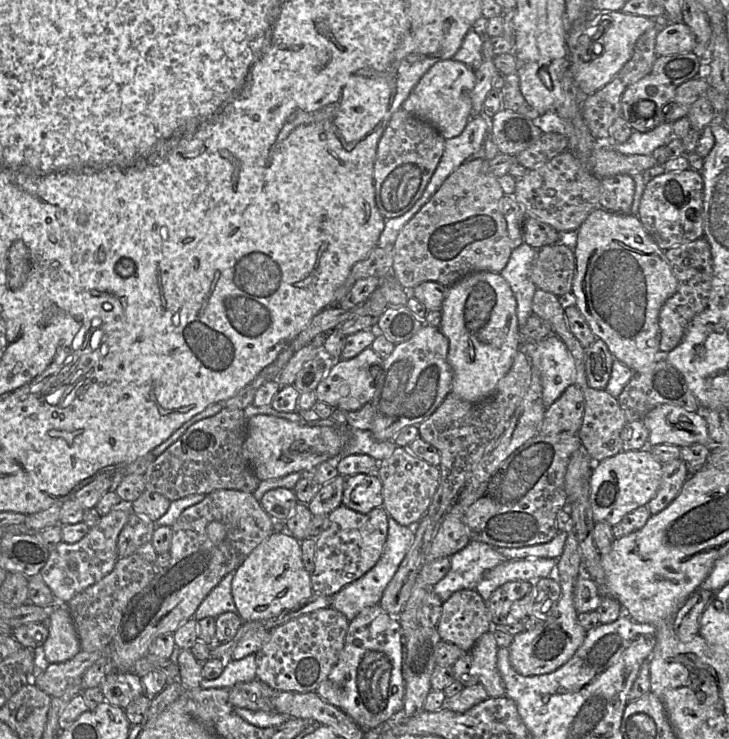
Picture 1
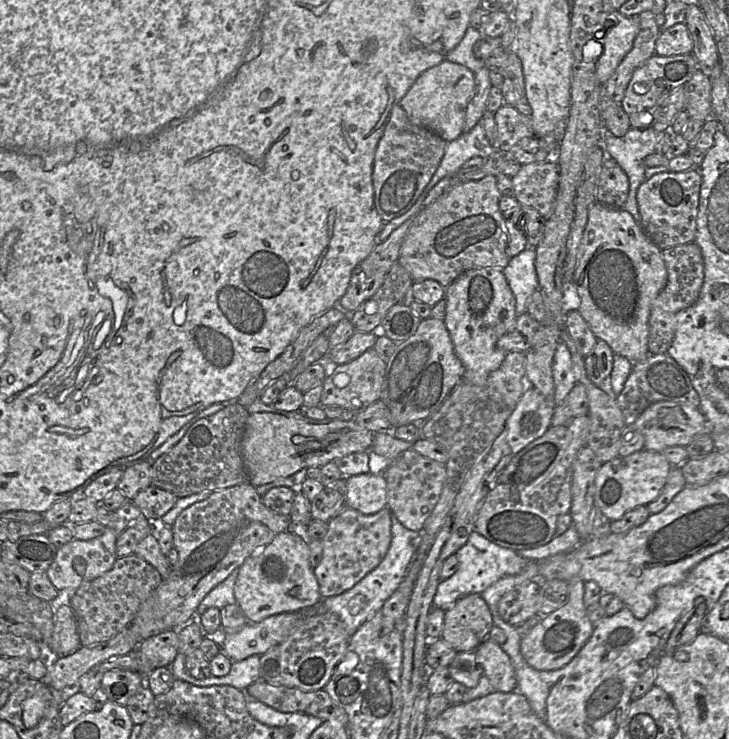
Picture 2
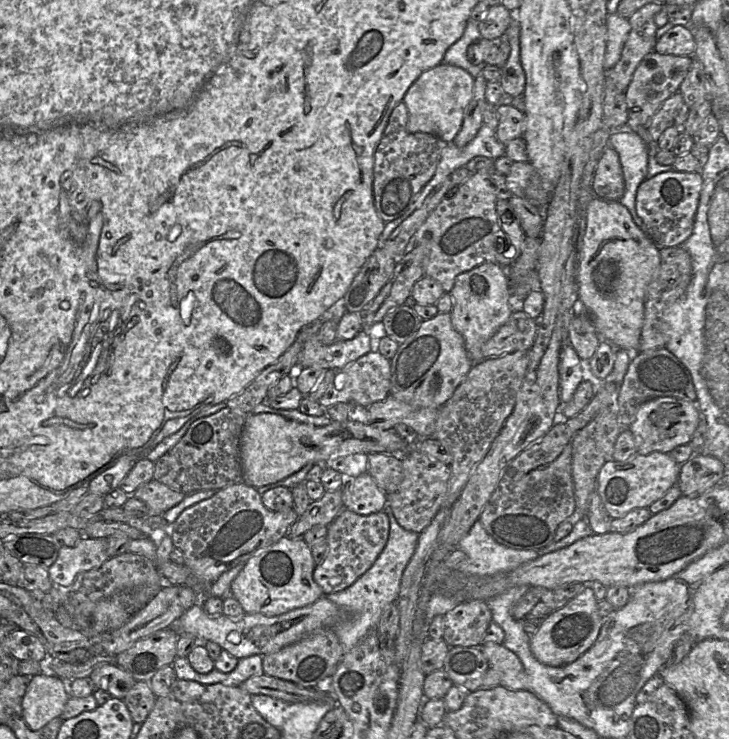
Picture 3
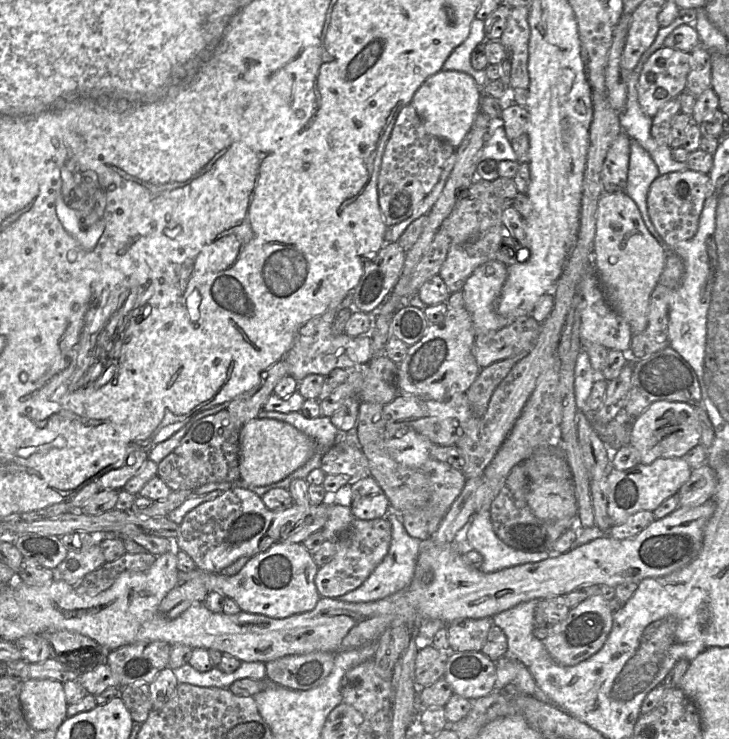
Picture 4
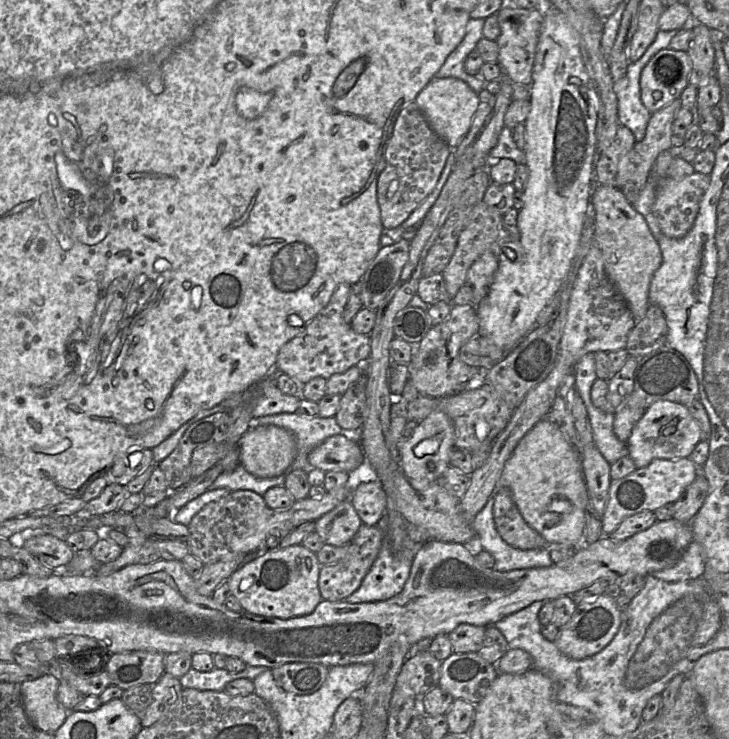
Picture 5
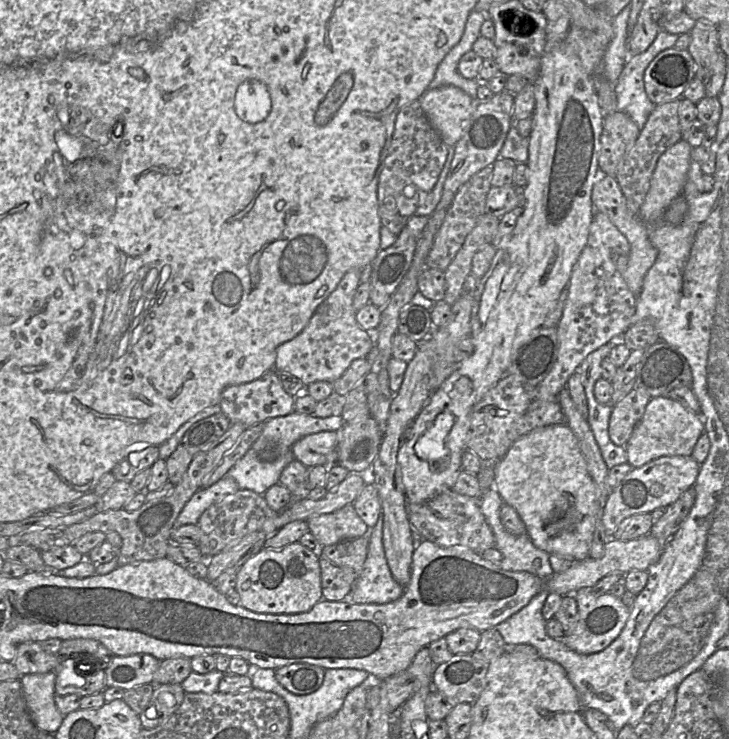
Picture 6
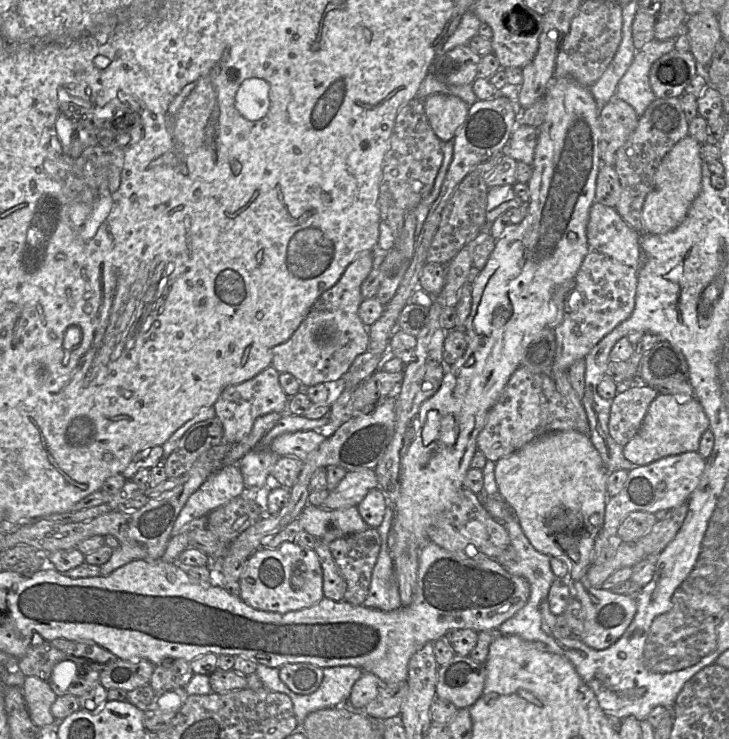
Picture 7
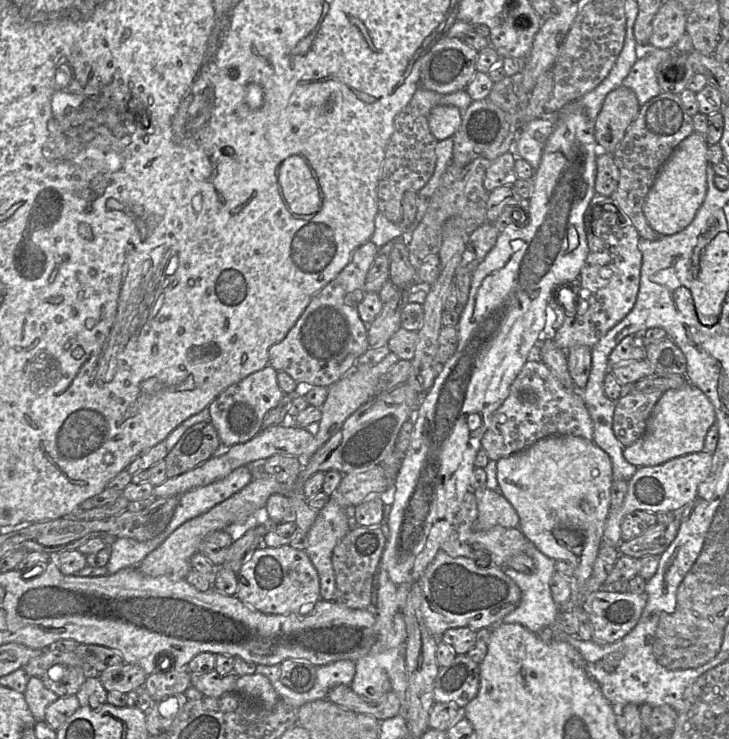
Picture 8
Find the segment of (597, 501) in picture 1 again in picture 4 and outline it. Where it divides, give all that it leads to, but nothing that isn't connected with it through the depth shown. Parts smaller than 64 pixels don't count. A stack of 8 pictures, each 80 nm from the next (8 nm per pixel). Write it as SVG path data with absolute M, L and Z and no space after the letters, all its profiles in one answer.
M658 458L651 464L636 463L633 467L626 470L614 470L609 465L607 471L607 513L612 525L623 523L629 516L641 510L653 512L666 499L676 495L682 485L688 481L692 468L683 458Z

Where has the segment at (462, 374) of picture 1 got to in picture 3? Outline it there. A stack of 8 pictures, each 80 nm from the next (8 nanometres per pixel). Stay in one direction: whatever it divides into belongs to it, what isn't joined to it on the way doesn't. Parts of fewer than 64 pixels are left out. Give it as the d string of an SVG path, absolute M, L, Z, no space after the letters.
M484 263L458 275L449 292L453 300L450 312L454 329L463 337L466 351L474 364L485 360L482 346L503 326L514 311L514 297L507 269L496 263Z

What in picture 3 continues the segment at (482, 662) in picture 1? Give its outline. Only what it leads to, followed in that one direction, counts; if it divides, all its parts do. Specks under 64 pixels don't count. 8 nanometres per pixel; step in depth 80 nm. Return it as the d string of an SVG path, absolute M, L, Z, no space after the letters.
M484 642L481 650L490 668L501 674L500 686L510 690L529 690L529 679L518 656L503 644Z

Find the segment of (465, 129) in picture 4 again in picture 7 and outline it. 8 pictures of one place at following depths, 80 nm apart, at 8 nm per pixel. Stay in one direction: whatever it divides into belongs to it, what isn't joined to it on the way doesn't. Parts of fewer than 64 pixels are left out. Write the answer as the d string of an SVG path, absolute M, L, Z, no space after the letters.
M432 94L423 101L428 122L443 142L453 140L466 119L469 106L460 98L447 94Z

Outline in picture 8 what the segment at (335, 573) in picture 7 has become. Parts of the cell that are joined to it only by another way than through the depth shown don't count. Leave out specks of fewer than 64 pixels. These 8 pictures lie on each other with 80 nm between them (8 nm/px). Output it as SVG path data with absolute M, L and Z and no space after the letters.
M330 497L326 505L318 510L315 521L307 532L308 546L305 552L317 570L322 600L334 601L336 585L332 552L350 530L346 509Z

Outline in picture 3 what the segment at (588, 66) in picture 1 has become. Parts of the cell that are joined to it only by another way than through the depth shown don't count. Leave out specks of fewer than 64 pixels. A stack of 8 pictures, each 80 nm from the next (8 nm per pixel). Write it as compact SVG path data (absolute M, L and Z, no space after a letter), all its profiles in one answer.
M618 13L607 15L607 46L604 58L604 69L612 69L621 58L622 50L631 30L627 18Z

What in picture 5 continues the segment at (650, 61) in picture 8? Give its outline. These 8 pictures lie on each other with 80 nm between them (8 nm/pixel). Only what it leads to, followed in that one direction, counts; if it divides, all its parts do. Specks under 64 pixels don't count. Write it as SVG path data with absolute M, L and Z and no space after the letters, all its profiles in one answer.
M659 30L654 42L643 56L639 60L631 62L625 76L614 82L614 91L618 99L619 122L632 131L636 142L644 139L652 115L641 100L640 77L642 70L656 53L670 46L672 38L678 32L679 30Z

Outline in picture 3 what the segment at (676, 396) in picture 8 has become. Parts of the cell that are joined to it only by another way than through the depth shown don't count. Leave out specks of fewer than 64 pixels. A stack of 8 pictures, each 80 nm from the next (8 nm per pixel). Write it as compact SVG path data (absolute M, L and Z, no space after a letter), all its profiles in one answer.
M658 397L642 404L634 422L627 427L639 440L638 454L670 453L678 446L689 444L702 419L694 402L674 397Z

